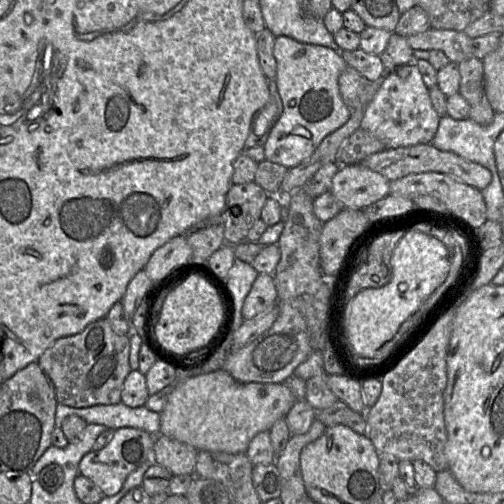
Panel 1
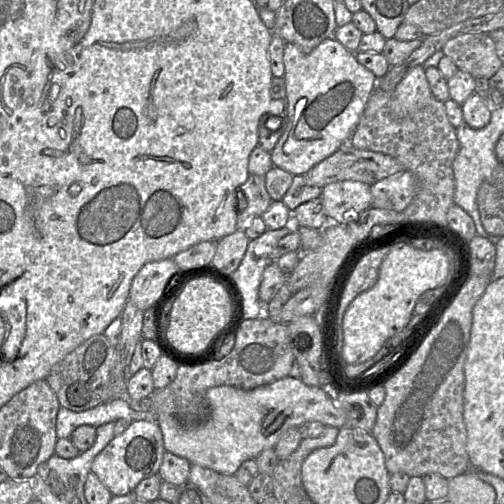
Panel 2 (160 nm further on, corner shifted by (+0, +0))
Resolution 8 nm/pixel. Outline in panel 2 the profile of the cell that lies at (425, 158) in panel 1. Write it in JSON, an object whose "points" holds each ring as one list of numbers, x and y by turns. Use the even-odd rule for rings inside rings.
{"points":[[349,143,313,166,305,175,307,184,323,188,327,184,354,180,372,185,406,170,396,158,370,150,359,150]]}

